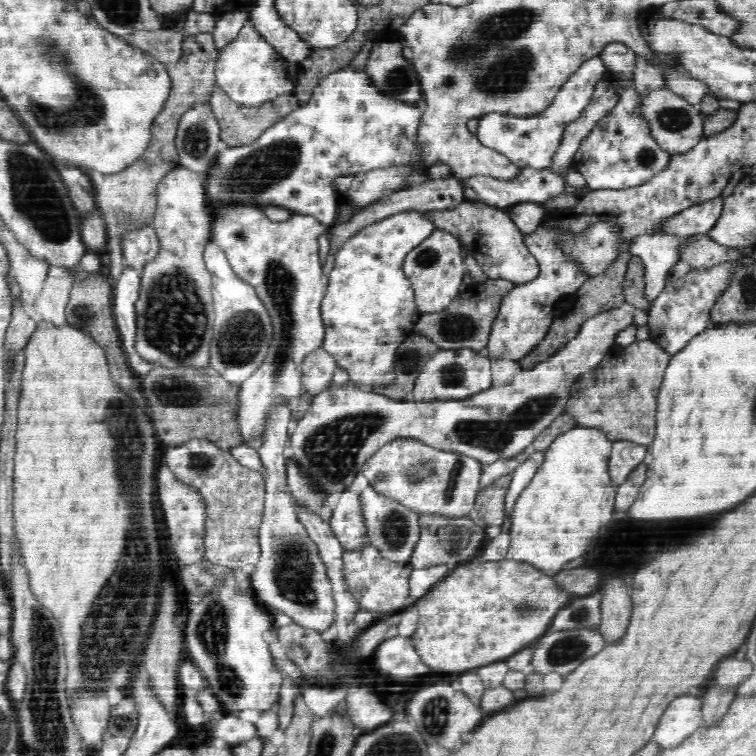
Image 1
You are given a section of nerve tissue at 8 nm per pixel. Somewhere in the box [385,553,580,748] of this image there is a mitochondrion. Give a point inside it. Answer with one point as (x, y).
(437, 717)

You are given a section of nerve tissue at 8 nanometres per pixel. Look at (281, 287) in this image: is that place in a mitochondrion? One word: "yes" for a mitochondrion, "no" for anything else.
yes

